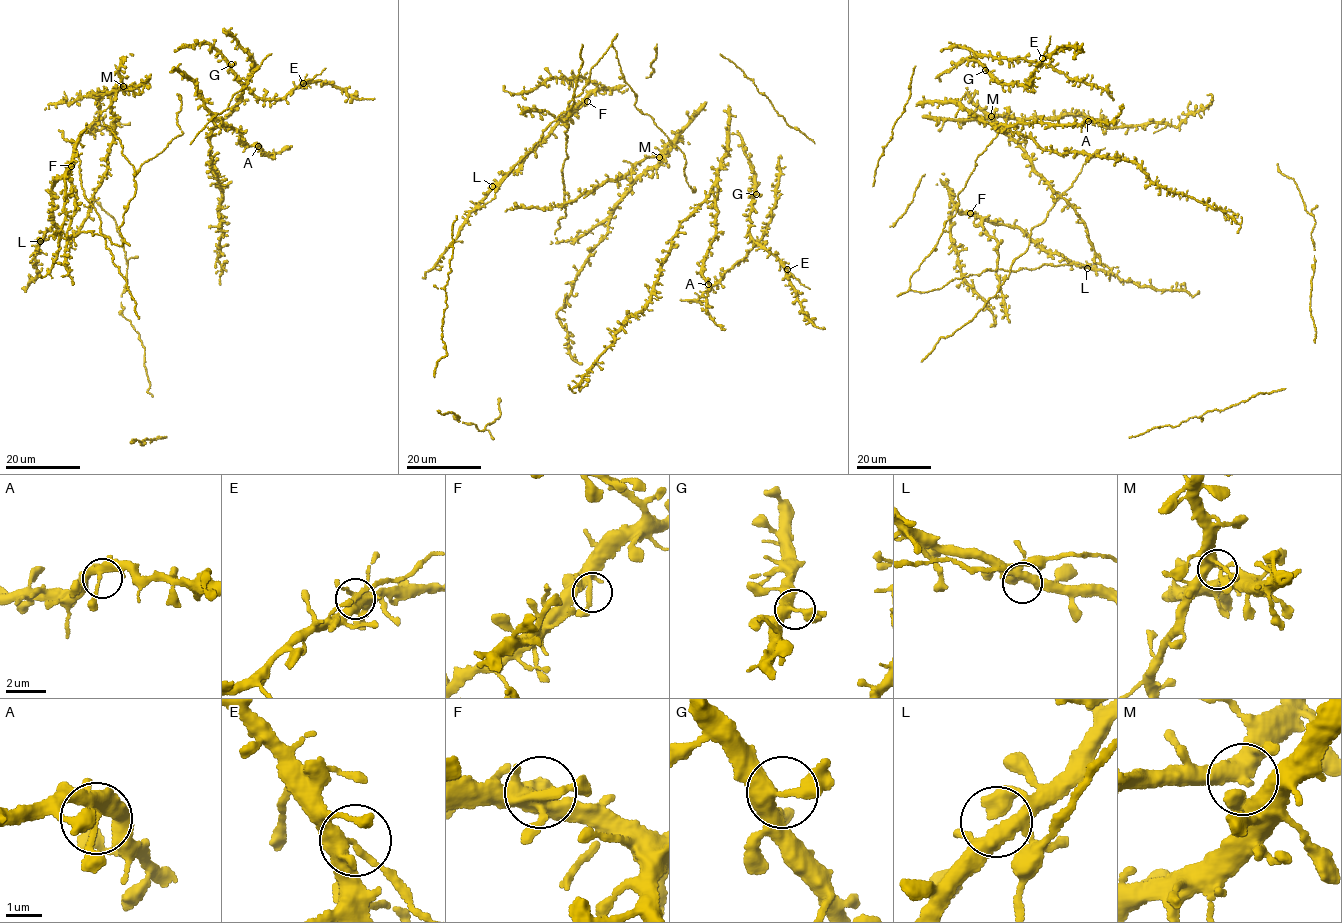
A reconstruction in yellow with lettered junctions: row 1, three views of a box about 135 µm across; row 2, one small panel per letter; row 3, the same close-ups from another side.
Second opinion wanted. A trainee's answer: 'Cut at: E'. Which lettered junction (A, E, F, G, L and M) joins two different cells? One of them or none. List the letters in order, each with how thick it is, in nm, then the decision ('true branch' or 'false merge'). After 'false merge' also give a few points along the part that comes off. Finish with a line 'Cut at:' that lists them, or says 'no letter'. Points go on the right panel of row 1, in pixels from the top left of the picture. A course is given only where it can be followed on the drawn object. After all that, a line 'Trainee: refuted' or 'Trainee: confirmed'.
A: calibre 280 nm; true branch
E: calibre 320 nm; false merge; course (1042, 57), (1050, 36)
F: calibre 300 nm; true branch
G: calibre 360 nm; true branch
L: calibre 320 nm; true branch
M: calibre 320 nm; true branch
Cut at: E
Trainee: confirmed

